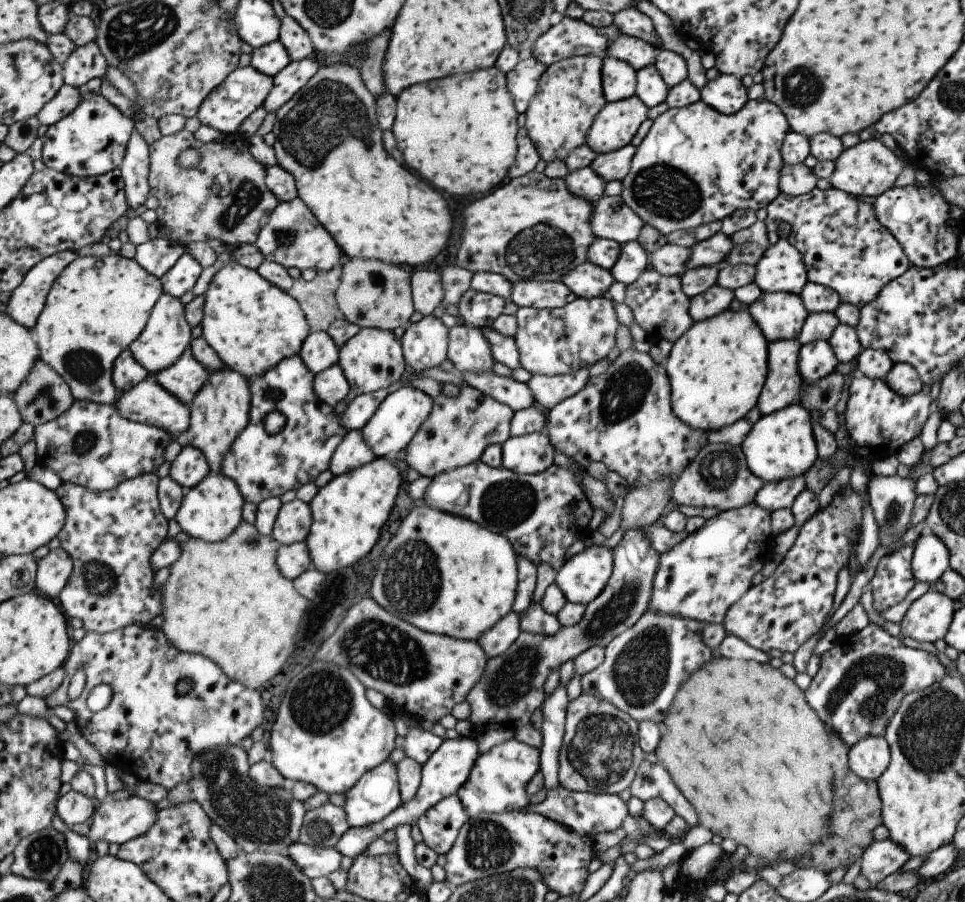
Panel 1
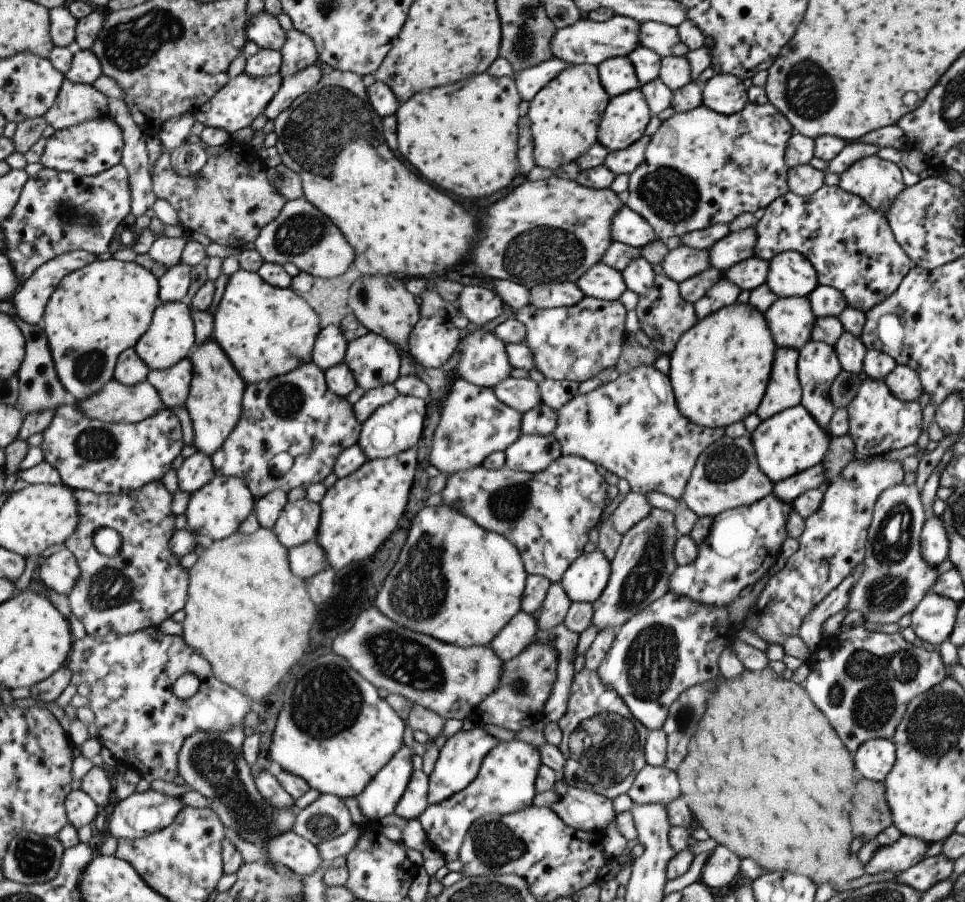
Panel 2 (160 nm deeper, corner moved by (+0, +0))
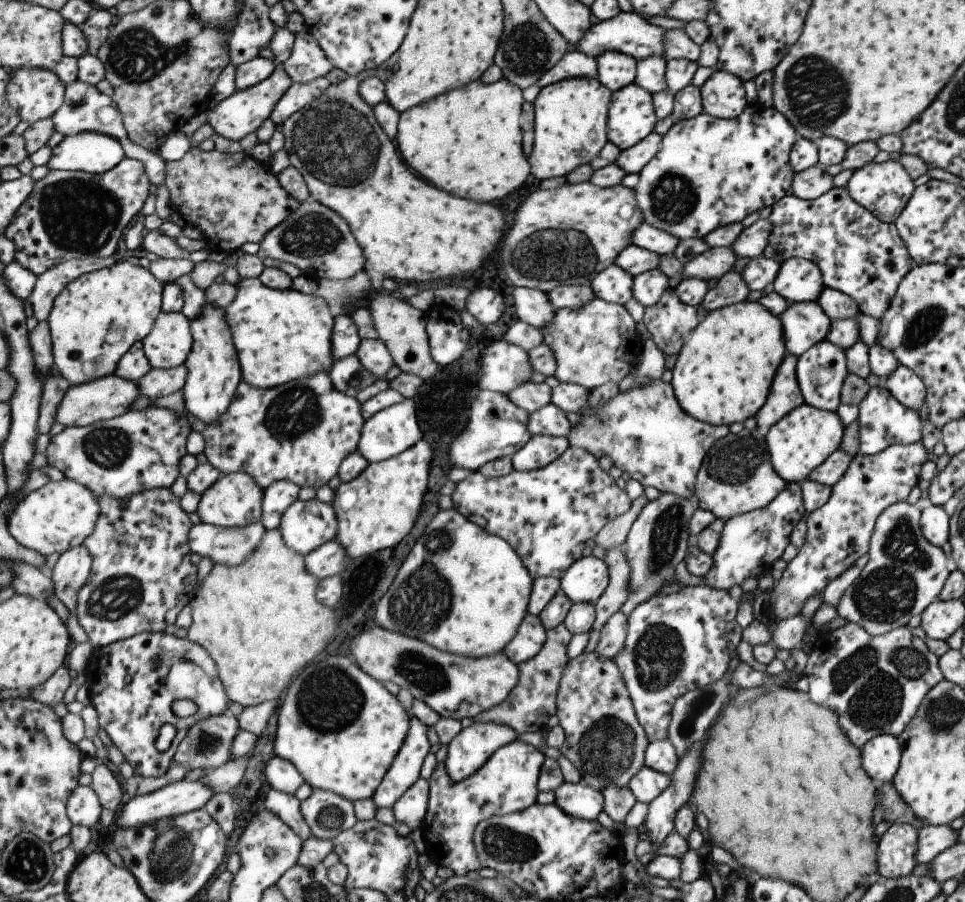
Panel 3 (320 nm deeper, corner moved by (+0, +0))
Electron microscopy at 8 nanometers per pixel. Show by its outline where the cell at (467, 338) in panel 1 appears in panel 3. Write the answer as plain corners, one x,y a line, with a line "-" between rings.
488,340
480,357
478,387
507,395
515,387
524,385
533,371
528,361
528,351
500,341

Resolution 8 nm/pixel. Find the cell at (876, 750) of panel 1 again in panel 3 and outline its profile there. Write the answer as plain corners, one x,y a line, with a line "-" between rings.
880,734
860,748
861,766
879,788
891,782
900,761
900,742
890,734

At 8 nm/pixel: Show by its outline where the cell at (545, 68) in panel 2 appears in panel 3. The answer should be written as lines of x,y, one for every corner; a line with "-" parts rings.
570,47
564,56
559,59
559,62
552,66
545,75
541,76
540,80
536,83
540,88
543,88
545,85
552,85
563,79
573,77
595,79
596,76
595,58
584,55
581,51

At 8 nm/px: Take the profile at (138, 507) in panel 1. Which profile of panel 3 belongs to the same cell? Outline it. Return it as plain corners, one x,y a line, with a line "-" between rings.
167,487
118,499
102,496
100,520
96,531
83,544
94,558
92,576
81,589
78,604
78,622
90,638
95,650
146,633
167,632
177,622
179,612
190,604
197,586
197,565
191,562
190,533
196,524
189,522
189,512

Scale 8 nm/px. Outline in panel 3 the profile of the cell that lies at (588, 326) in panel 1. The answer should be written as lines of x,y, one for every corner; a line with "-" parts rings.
595,297
581,308
564,308
556,310
553,320
539,328
542,342
551,347
556,362
554,377
559,383
573,383
585,390
599,389
601,385
616,385
635,368
642,351
642,340
635,331
633,318
618,304
611,304

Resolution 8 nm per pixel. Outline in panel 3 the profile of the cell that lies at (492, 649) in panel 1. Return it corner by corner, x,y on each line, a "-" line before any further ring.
527,613
502,653
516,665
533,658
546,641
547,630
538,616

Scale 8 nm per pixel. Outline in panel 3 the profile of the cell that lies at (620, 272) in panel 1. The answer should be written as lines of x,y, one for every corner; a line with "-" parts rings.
657,269
635,275
632,279
632,297
644,307
653,306
670,288
667,277

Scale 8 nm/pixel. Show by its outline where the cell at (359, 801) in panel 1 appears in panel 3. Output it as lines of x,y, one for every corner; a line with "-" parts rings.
415,715
409,720
409,732
385,773
373,800
377,808
390,809
393,803
420,777
420,768
429,752
427,726

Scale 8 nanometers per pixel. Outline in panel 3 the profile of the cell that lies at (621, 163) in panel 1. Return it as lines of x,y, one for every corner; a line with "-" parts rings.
651,131
637,144
619,151
615,164
626,172
638,174
638,172
655,156
658,151
662,136

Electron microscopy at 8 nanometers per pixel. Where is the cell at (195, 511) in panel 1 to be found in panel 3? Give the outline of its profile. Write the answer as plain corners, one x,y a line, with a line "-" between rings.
247,471
223,475
202,499
197,512
203,523
222,527
244,527
264,517
264,488

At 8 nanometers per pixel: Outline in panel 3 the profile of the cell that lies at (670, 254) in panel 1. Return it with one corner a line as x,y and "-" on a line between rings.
711,247
683,265
684,278
693,277
704,281
719,280
731,271
736,254
731,247

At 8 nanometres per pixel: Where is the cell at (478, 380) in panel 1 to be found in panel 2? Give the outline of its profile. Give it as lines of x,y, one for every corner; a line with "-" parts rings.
509,376
491,389
503,404
520,413
531,410
540,402
538,384
530,378
515,379

